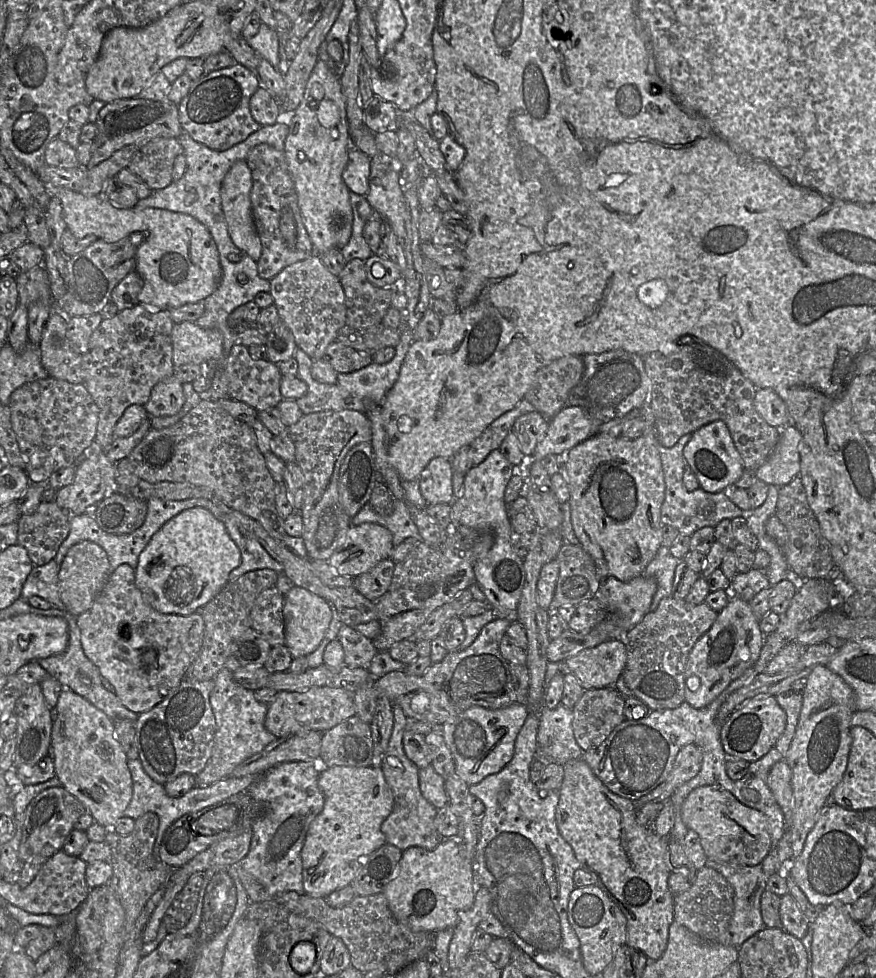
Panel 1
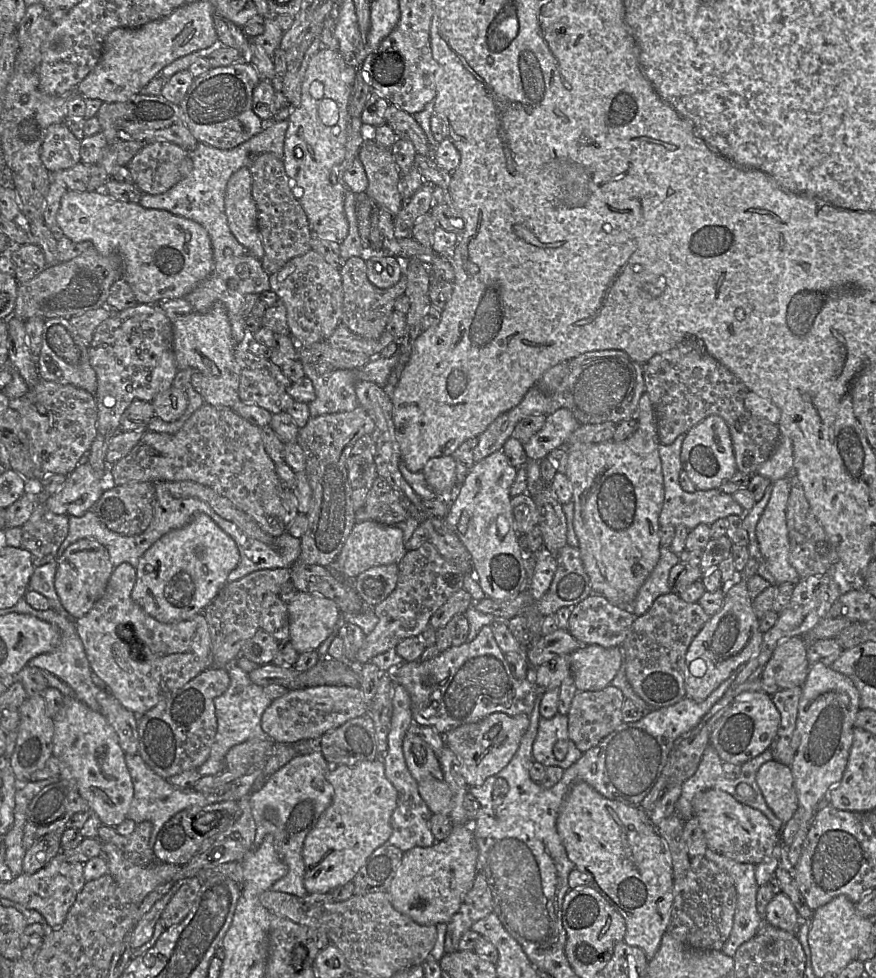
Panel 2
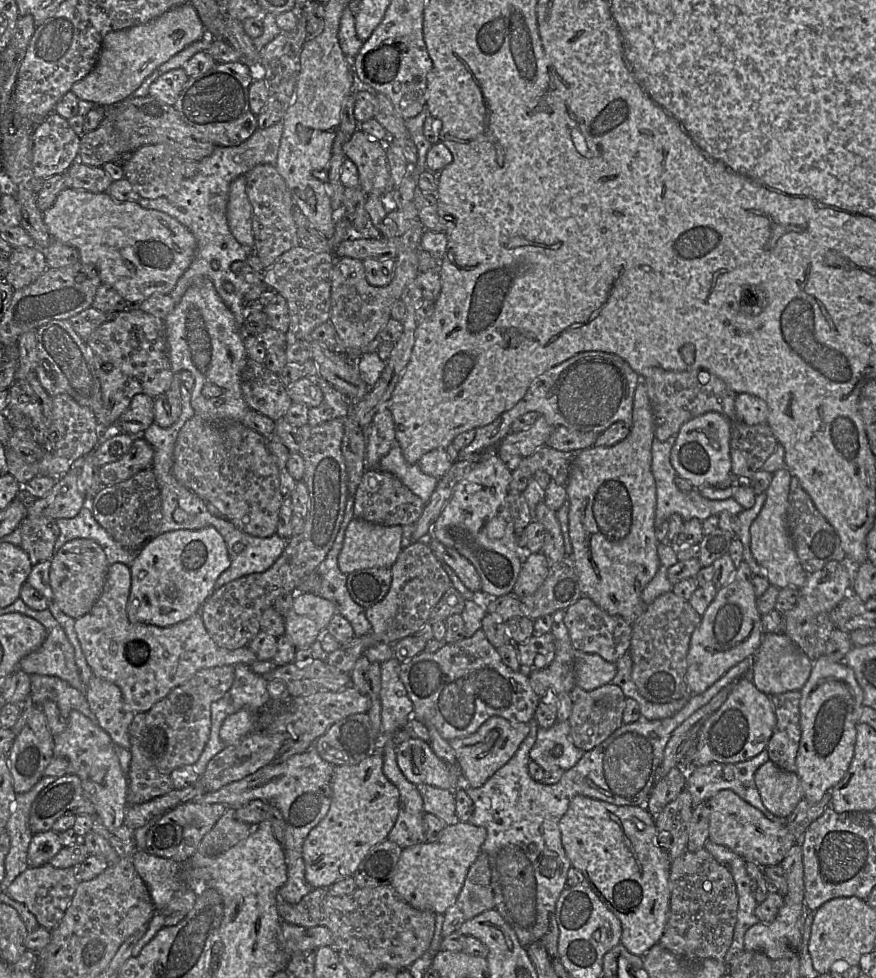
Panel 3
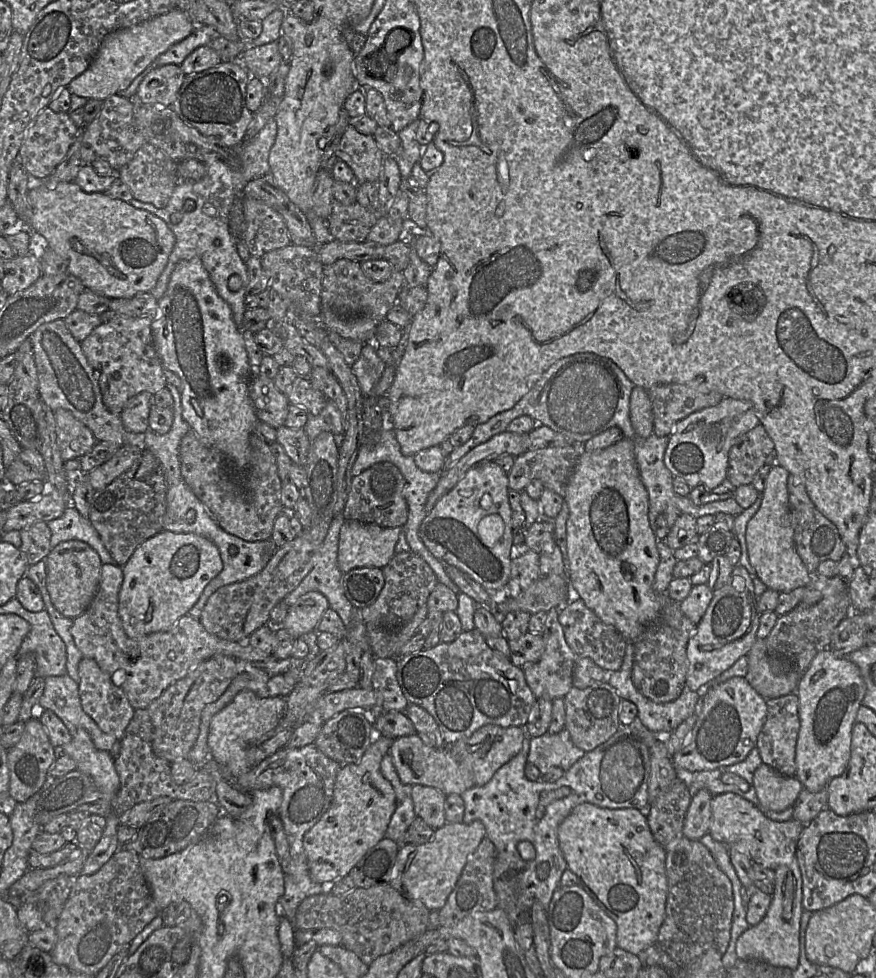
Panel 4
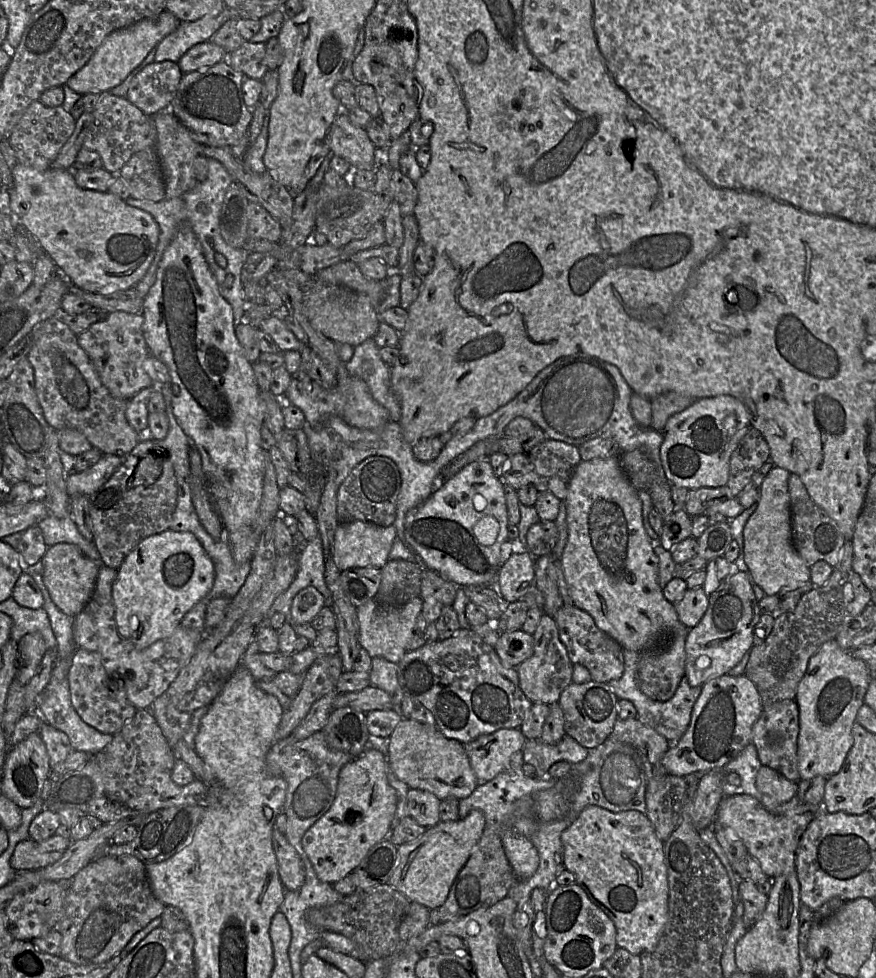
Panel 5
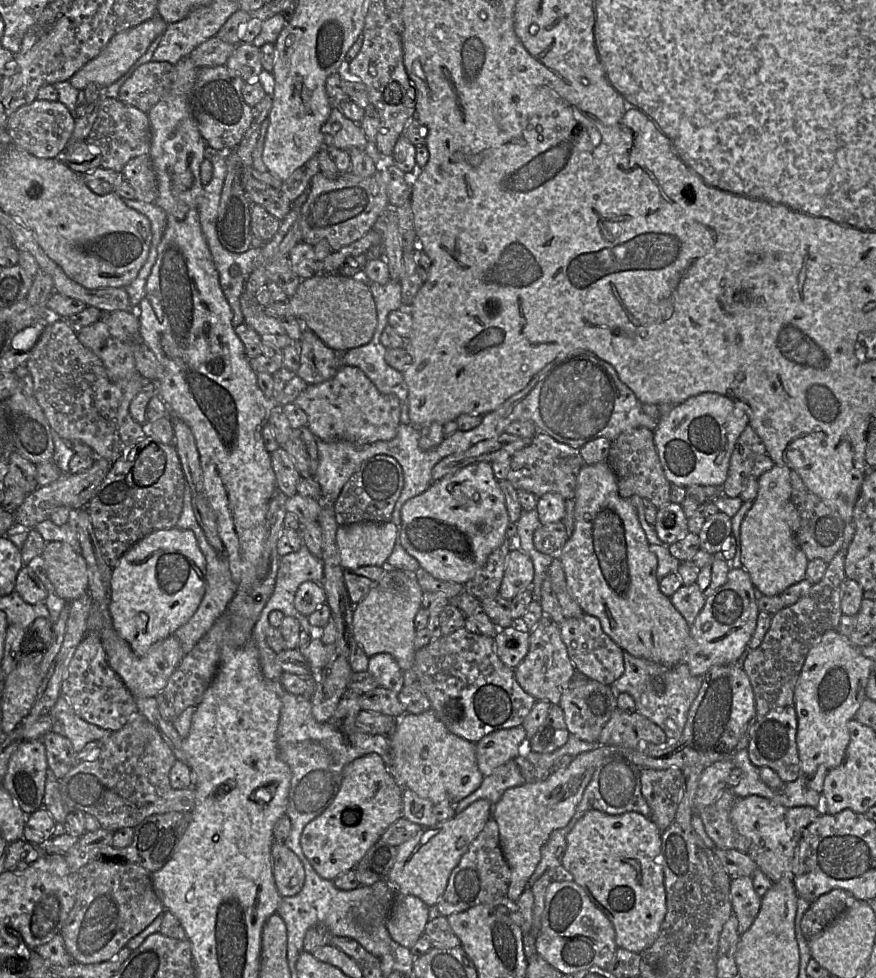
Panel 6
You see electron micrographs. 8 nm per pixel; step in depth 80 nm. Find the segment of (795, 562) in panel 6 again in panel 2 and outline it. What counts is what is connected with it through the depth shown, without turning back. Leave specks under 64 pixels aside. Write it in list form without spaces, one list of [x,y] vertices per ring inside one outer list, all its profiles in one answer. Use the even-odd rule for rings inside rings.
[[[782,478],[772,483],[770,499],[756,526],[756,537],[760,552],[766,560],[766,566],[776,584],[785,582],[796,585],[801,577],[789,561],[790,542],[786,524],[786,507],[790,493],[790,478]]]

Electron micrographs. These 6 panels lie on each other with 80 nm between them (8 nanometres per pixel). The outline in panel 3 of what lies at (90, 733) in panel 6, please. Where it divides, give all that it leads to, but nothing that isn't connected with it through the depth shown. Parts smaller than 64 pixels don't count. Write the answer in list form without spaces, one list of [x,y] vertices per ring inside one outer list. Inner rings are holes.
[[[31,674],[30,682],[30,699],[36,706],[41,706],[45,701],[52,700],[57,704],[65,719],[68,718],[72,710],[77,710],[93,723],[98,724],[85,695],[65,680],[56,676]]]

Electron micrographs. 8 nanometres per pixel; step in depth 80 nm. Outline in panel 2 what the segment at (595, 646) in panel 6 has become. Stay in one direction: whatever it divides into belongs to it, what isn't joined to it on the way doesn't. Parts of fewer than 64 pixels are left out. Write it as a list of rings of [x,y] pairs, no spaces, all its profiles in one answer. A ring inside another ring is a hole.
[[[592,593],[572,607],[568,631],[585,645],[620,647],[636,618],[633,613],[611,604],[604,596]]]

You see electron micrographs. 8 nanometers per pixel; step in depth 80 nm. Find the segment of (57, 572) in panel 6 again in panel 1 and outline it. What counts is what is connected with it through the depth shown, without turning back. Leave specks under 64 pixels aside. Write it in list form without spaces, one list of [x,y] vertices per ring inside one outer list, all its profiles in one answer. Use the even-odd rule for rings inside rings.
[[[90,541],[73,545],[59,565],[58,573],[58,591],[65,610],[75,617],[87,611],[102,591],[110,575],[110,563],[102,547]]]

